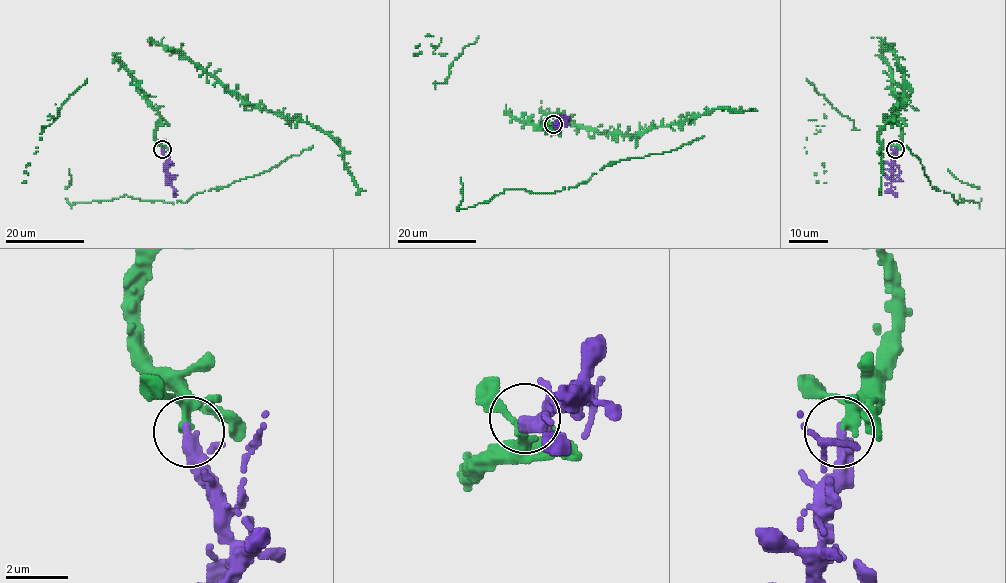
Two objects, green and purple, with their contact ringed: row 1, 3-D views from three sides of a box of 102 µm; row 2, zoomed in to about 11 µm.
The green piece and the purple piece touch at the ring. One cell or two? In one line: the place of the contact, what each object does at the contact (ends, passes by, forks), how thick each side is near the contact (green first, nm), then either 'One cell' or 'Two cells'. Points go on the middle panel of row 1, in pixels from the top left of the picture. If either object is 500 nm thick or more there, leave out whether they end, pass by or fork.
Place: (553, 124). At the ring green forks. At the ring purple passes by. Thickness 220 nm (green) against 300 nm. One cell

